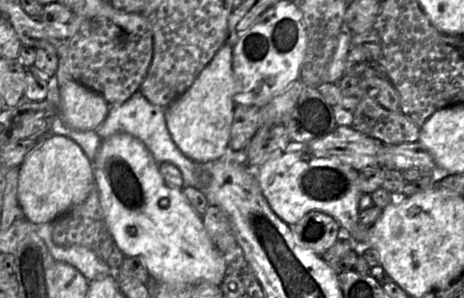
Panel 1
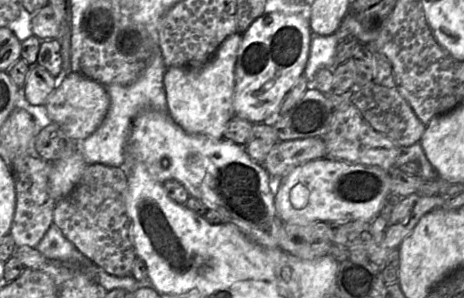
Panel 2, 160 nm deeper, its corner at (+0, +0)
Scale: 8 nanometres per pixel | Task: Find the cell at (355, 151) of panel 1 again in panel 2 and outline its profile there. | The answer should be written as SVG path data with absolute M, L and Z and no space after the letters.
M322 137L284 141L278 142L271 149L262 166L270 176L280 179L294 168L326 156Z

